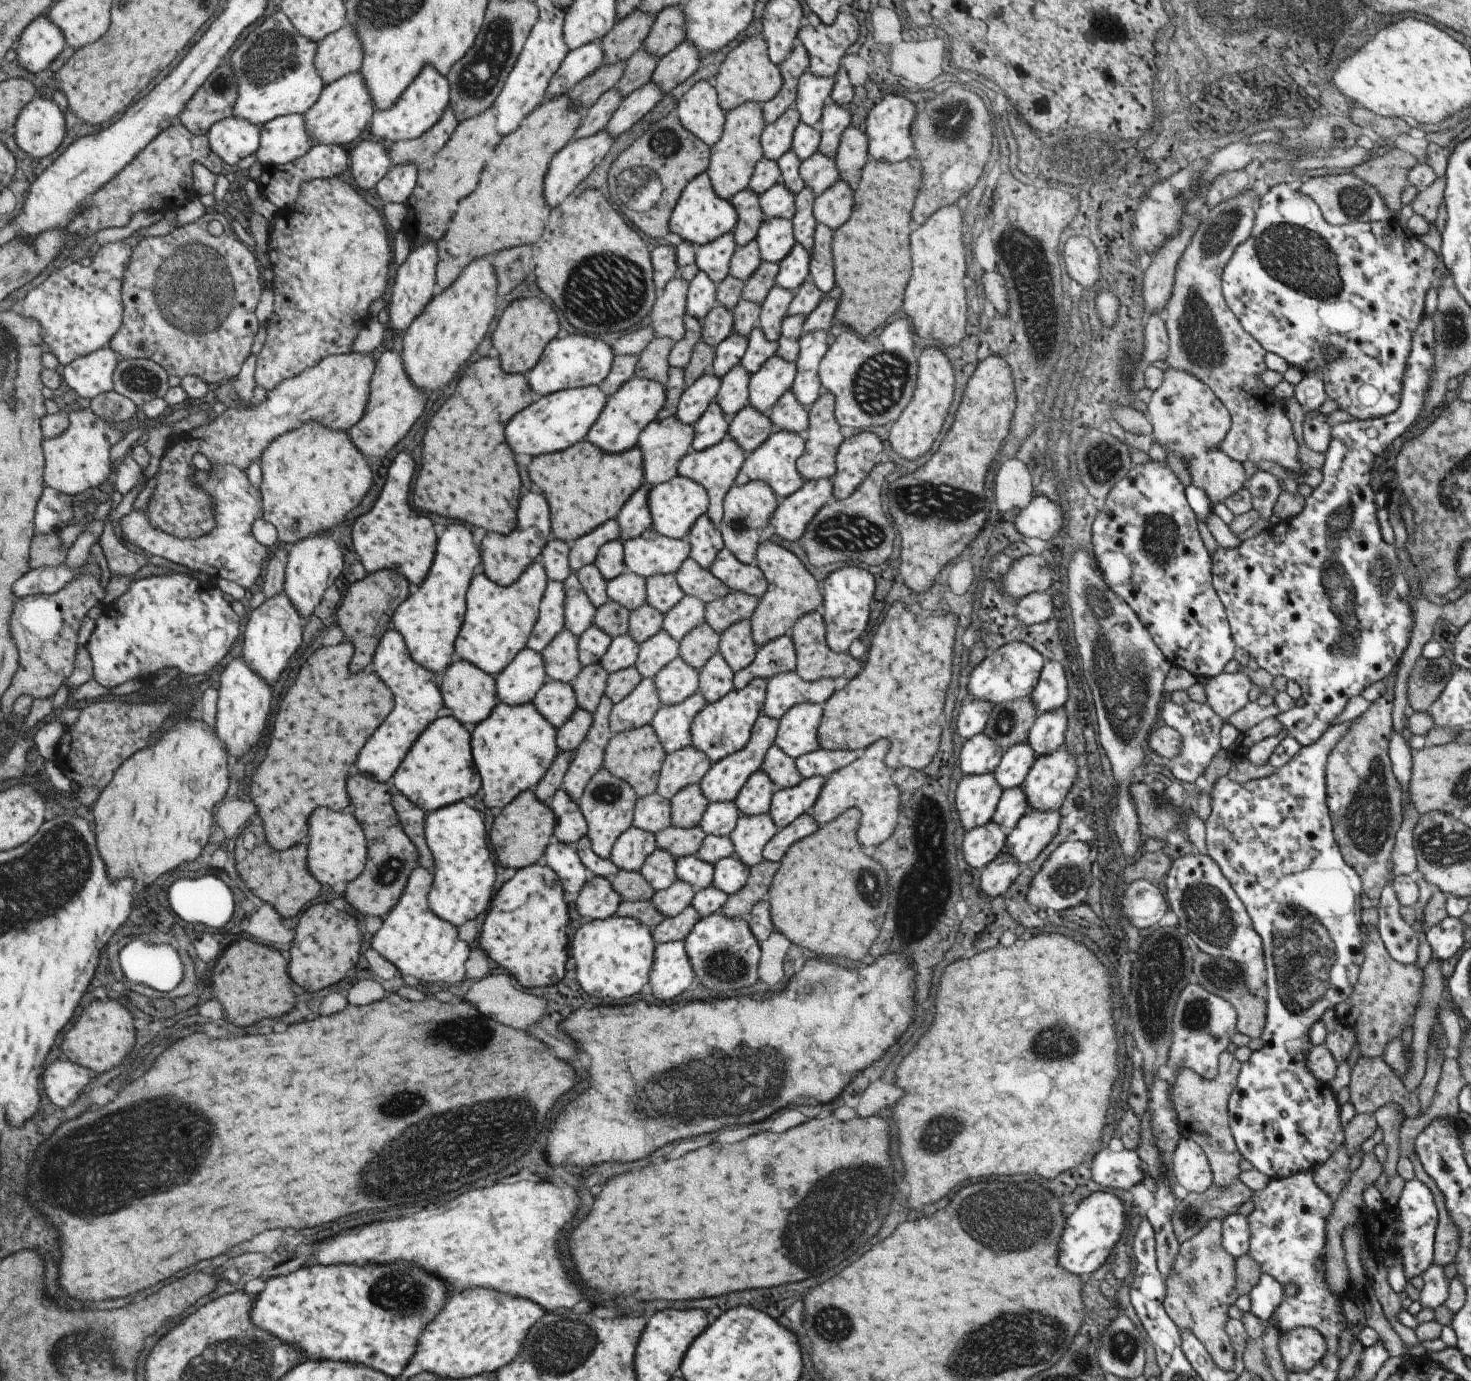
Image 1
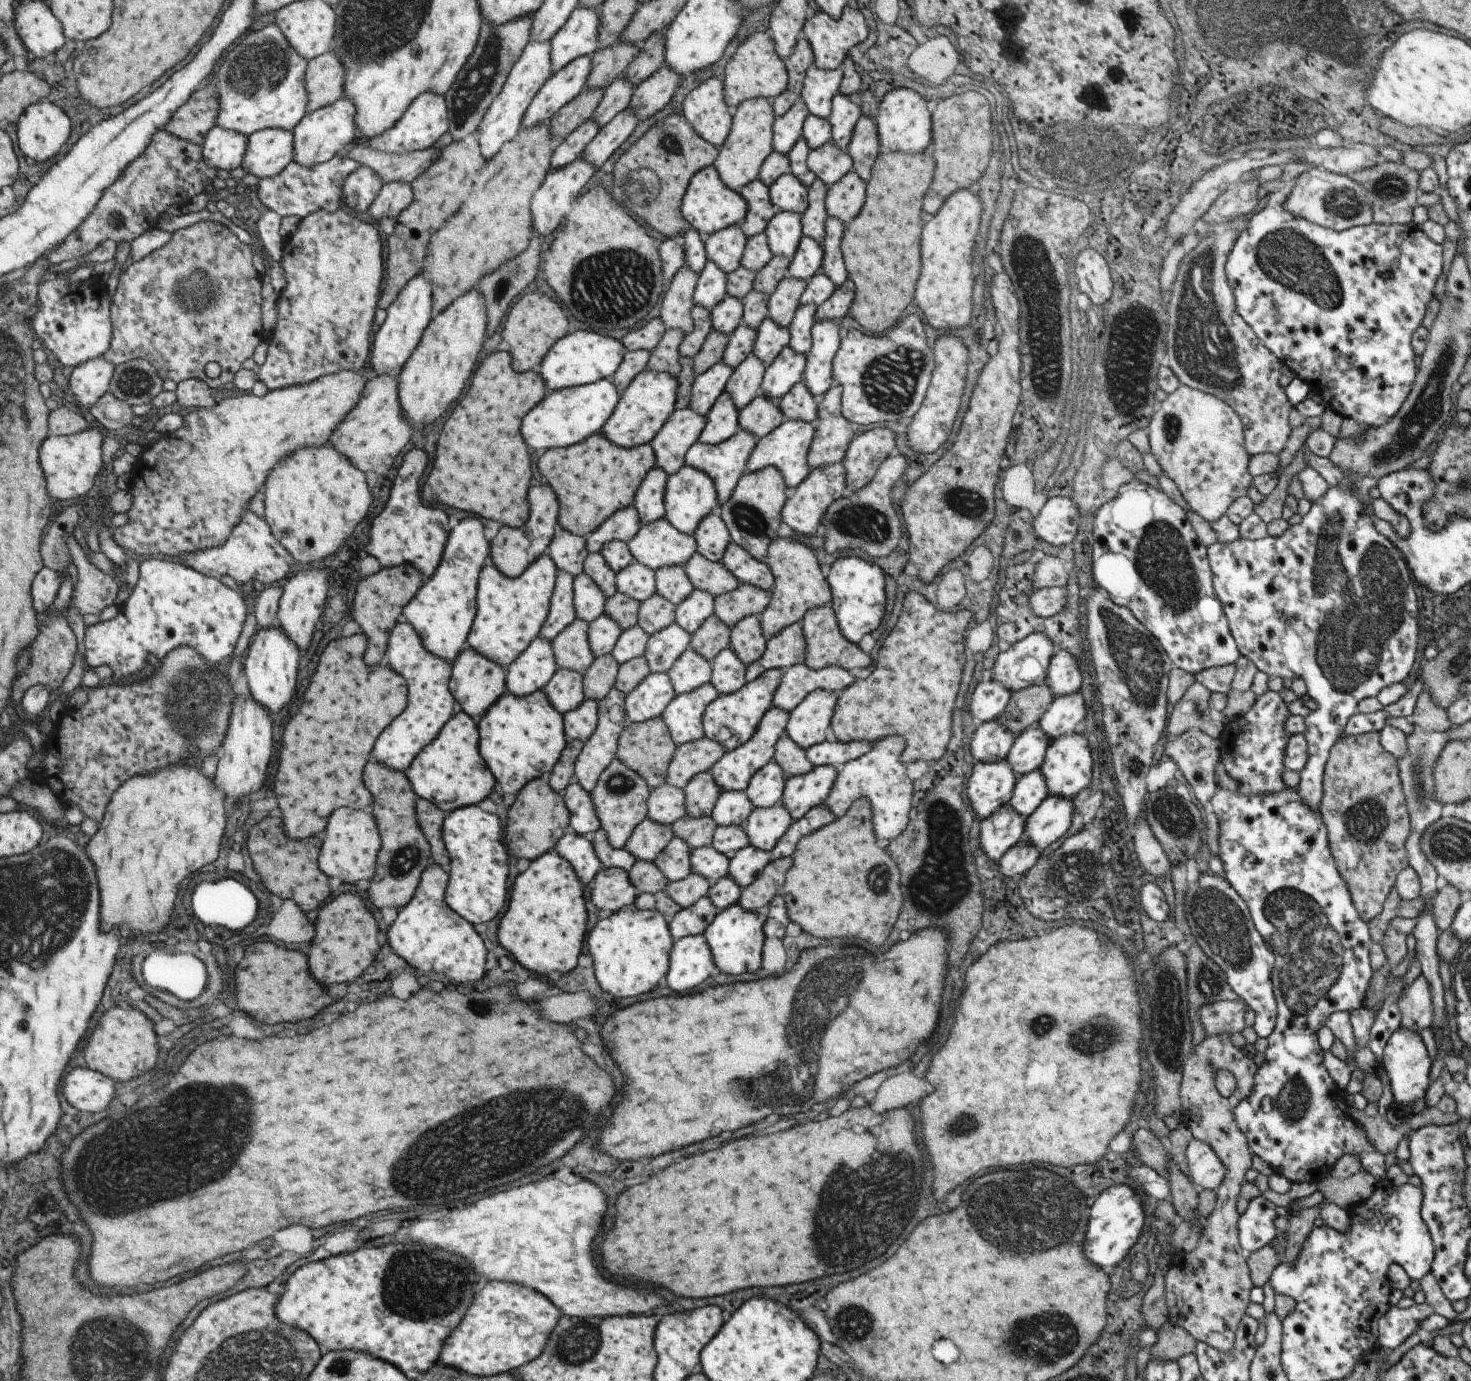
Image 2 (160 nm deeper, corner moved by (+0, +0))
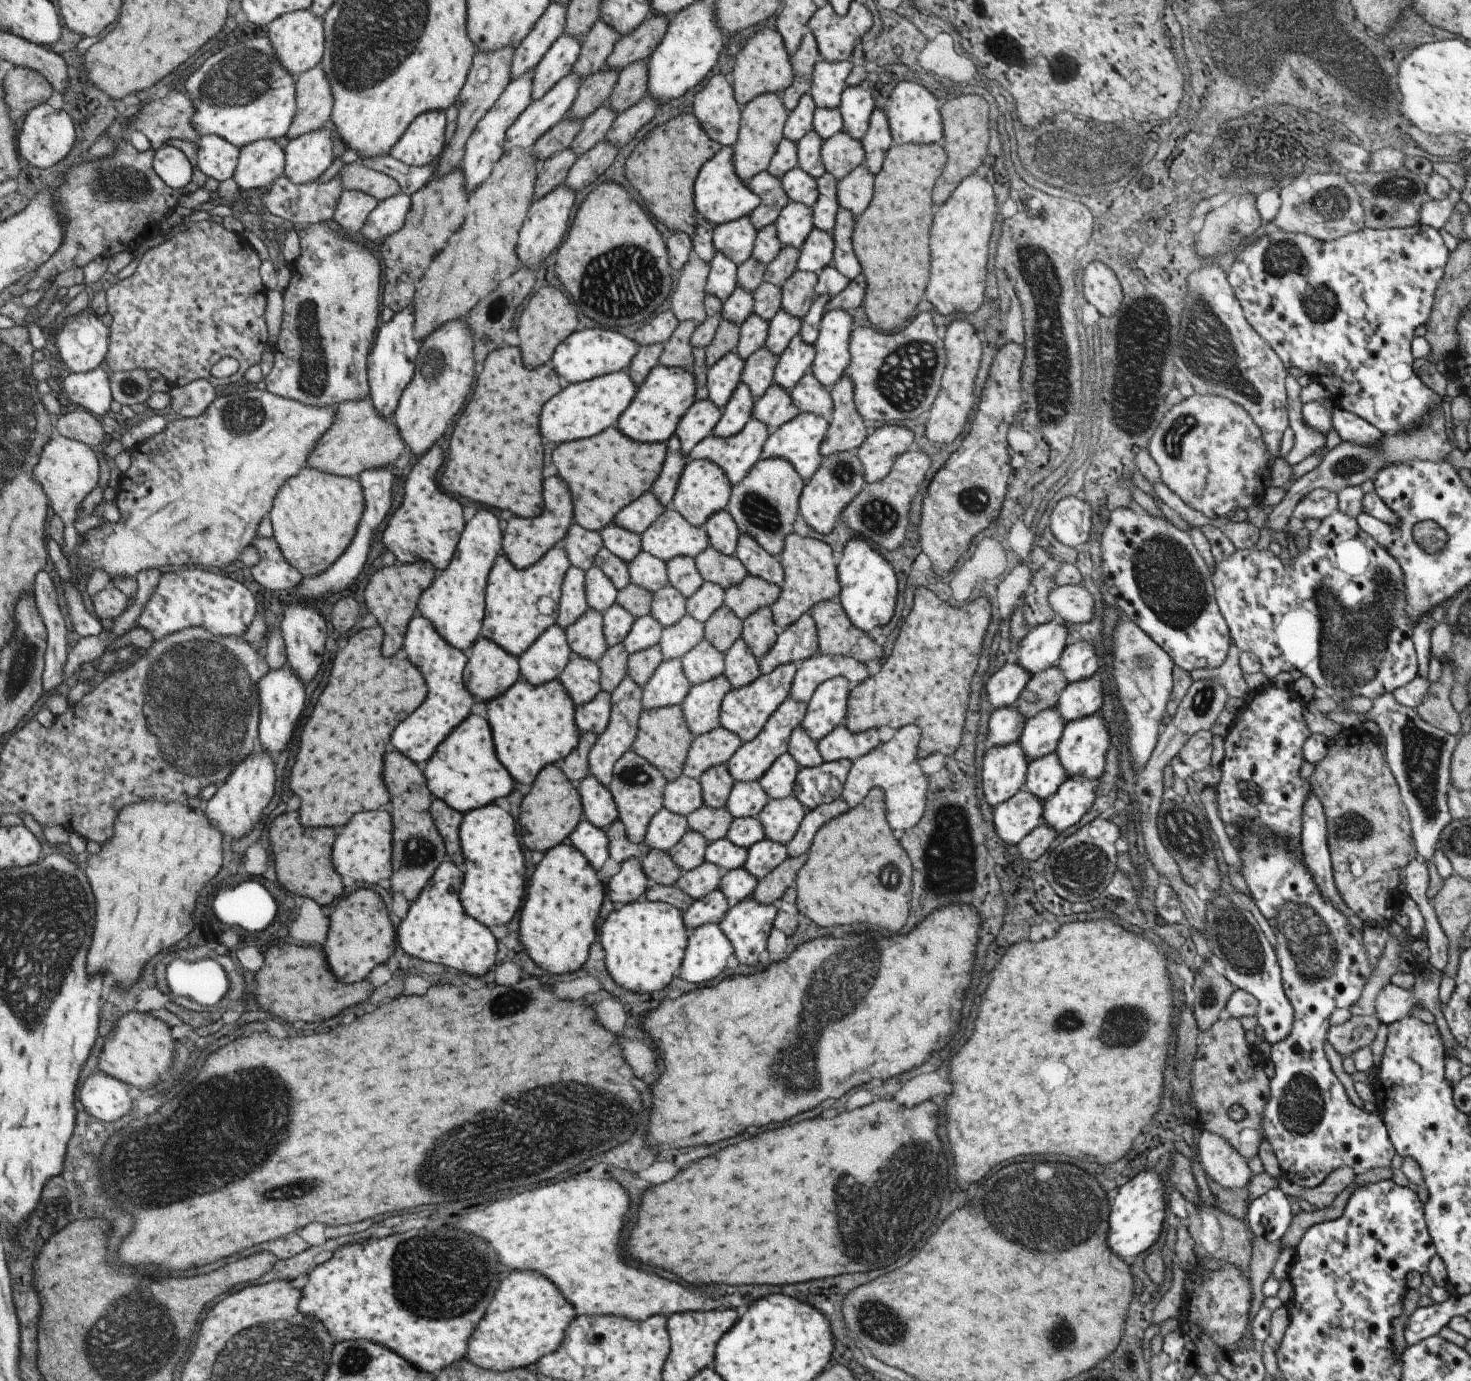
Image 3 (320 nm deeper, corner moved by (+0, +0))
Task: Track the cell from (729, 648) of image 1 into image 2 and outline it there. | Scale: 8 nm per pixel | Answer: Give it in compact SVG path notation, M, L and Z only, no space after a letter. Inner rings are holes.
M749 615L738 620L730 628L728 646L735 656L747 666L763 654L766 639L760 627L760 616Z

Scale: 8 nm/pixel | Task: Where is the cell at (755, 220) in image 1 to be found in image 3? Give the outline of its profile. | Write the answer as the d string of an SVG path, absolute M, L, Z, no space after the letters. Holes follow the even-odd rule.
M761 171L748 180L747 187L759 197L760 203L748 214L755 230L774 222L779 211L788 203L780 179Z

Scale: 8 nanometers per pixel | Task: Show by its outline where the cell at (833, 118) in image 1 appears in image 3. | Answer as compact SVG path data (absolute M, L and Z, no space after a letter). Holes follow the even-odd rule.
M865 84L845 86L840 94L842 130L860 140L868 129L870 112L875 108L871 92Z

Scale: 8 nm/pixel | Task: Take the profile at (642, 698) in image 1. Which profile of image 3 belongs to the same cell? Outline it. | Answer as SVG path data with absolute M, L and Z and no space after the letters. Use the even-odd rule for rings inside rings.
M679 657L661 661L649 680L641 686L641 706L655 709L680 705L691 688Z

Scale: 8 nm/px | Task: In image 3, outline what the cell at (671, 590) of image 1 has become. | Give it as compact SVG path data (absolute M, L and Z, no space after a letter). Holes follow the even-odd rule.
M677 555L666 562L667 584L675 587L685 598L691 596L704 581L694 565L693 557Z

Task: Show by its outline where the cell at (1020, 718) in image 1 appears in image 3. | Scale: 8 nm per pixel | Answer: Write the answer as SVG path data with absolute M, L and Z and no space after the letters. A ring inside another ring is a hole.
M1057 664L1030 676L1015 702L1015 708L1025 720L1041 709L1055 707L1061 691L1068 682Z

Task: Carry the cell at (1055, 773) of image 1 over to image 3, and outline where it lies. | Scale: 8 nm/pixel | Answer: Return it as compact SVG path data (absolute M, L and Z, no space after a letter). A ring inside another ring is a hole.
M1093 714L1093 716L1087 715L1086 717L1066 722L1055 752L1057 753L1062 769L1065 769L1069 777L1097 779L1101 772L1103 772L1107 746L1109 746L1107 724L1100 715Z

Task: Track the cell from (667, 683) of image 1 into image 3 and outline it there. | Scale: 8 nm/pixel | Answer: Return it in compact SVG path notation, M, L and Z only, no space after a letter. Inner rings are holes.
M701 639L680 659L690 686L702 683L724 672L724 654L709 641Z

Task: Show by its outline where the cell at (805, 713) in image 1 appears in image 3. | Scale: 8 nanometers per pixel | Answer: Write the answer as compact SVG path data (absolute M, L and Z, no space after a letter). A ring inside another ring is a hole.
M845 677L823 681L806 702L806 711L799 726L813 740L829 734L846 716L846 700L851 683Z

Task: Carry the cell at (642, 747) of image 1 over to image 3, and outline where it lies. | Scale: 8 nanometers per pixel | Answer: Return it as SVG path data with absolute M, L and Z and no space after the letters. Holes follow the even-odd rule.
M680 705L643 709L637 721L637 734L631 750L653 765L669 782L682 774L682 766L693 739L694 736L686 729Z

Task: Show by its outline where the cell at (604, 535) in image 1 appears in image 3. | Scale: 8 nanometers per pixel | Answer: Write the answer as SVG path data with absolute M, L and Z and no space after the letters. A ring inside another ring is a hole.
M645 491L639 498L624 506L612 518L611 523L641 535L650 522L665 510L667 510L666 506L662 505L651 491Z

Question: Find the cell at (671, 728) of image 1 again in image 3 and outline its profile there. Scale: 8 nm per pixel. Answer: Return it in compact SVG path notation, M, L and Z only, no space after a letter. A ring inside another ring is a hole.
M723 673L711 680L691 686L680 704L686 729L689 729L691 735L696 737L720 726L721 699L731 688Z

